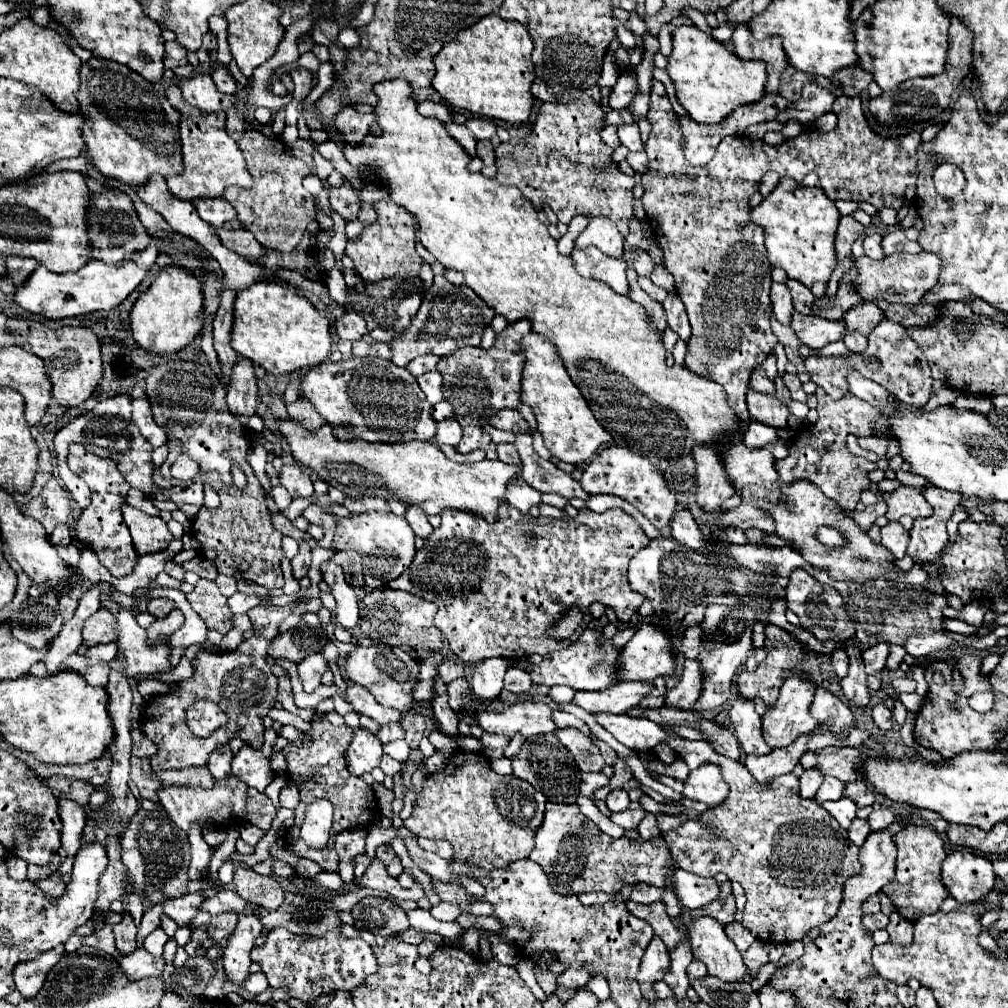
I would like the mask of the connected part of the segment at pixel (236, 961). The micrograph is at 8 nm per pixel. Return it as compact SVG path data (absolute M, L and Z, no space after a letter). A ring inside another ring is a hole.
M249 909L247 913L239 915L237 927L227 939L225 951L223 951L223 963L225 963L225 973L231 983L243 985L243 981L249 977L249 953L253 949L253 941L261 935L263 925L255 915L255 909Z

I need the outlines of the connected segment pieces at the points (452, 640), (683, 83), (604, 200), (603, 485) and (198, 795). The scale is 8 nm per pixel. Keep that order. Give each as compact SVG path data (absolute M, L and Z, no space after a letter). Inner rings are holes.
M499 503L499 517L495 523L483 521L483 517L459 509L445 509L441 527L435 529L425 545L417 549L413 563L407 567L403 577L391 581L389 587L415 593L427 601L433 601L439 611L435 615L435 625L447 637L449 649L469 663L477 663L489 657L503 657L509 661L525 661L529 655L545 655L549 651L567 647L575 643L583 627L579 627L571 639L553 641L547 637L547 629L561 619L561 615L573 605L583 611L583 623L589 625L591 603L599 601L617 613L617 621L627 623L633 613L641 607L643 597L639 597L627 585L627 565L631 557L647 547L649 537L643 533L641 525L623 509L613 507L605 513L593 513L591 509L581 509L577 517L531 517L511 507L509 503ZM533 533L535 539L527 535Z
M677 27L673 31L673 51L667 73L675 85L677 101L697 123L719 123L739 105L755 103L765 95L765 63L735 57L723 43L697 27Z
M591 87L571 103L543 103L529 137L509 139L497 145L497 181L519 187L535 209L543 205L551 207L565 225L569 225L575 215L587 215L589 219L609 217L621 235L627 235L633 217L631 189L635 181L623 175L617 163L609 159L613 149L599 137L605 117L599 97L599 87Z
M617 445L599 451L593 457L593 461L585 465L583 477L581 477L581 487L583 487L583 491L587 491L591 495L607 493L607 495L615 495L615 497L629 501L657 529L663 529L669 525L669 521L673 519L673 513L675 513L675 505L677 505L675 493L671 489L667 489L663 473L651 463L651 459L631 451L627 447L617 447Z
M227 775L221 781L215 781L213 789L203 789L203 787L175 787L175 785L165 785L159 791L159 803L163 809L169 813L169 817L175 821L177 827L183 831L189 831L189 825L193 821L199 821L201 827L217 827L219 823L225 823L229 819L243 821L243 811L245 811L245 797L247 797L247 787L237 779Z

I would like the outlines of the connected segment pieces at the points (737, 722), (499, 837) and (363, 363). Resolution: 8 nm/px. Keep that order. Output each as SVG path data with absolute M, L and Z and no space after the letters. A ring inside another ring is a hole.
M737 697L733 701L733 707L729 709L729 719L735 729L735 737L745 753L753 755L771 753L771 747L763 741L761 717L757 715L753 701L743 701L743 697Z
M457 751L443 771L431 773L423 781L421 795L415 801L411 817L403 823L415 837L427 837L427 839L445 839L455 849L455 859L471 861L475 865L481 865L483 869L493 867L507 867L507 863L525 859L533 851L535 845L535 831L543 823L545 815L545 803L547 797L537 791L531 783L523 779L515 779L513 775L497 775L491 769L491 763L481 753L467 753Z
M351 357L339 363L325 361L301 377L301 393L315 405L329 425L339 427L341 421L353 421L351 435L367 441L429 441L435 435L437 423L431 417L423 391L415 377L381 357Z

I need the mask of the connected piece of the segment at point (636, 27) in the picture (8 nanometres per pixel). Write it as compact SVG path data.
M635 12L630 13L627 26L638 37L642 37L647 31L645 22Z

